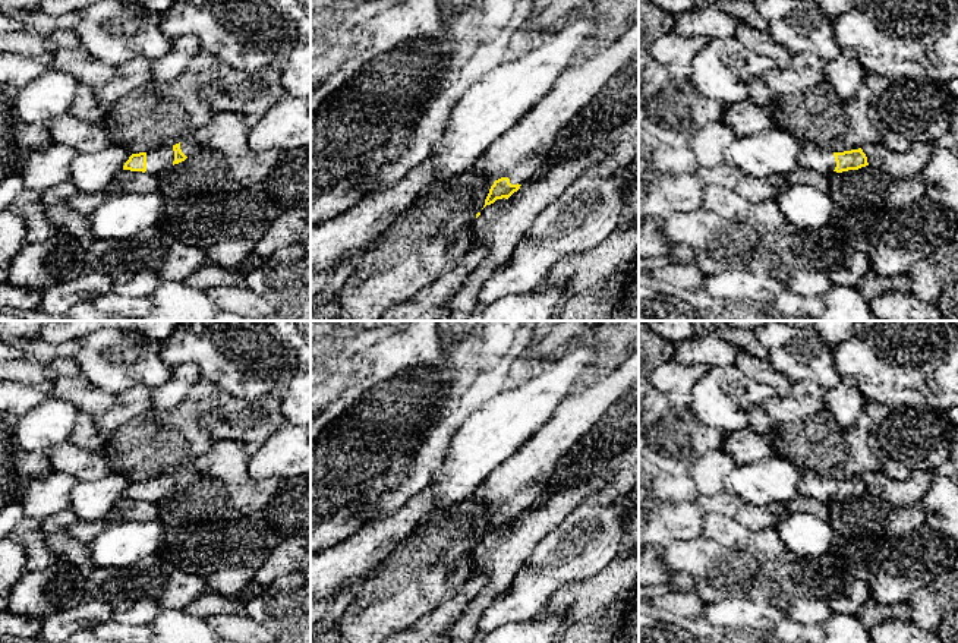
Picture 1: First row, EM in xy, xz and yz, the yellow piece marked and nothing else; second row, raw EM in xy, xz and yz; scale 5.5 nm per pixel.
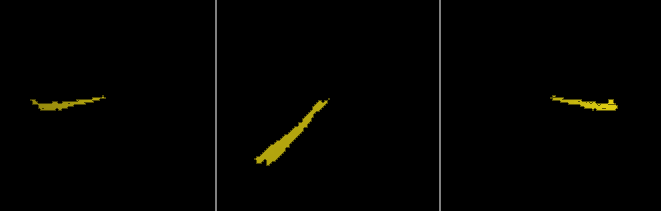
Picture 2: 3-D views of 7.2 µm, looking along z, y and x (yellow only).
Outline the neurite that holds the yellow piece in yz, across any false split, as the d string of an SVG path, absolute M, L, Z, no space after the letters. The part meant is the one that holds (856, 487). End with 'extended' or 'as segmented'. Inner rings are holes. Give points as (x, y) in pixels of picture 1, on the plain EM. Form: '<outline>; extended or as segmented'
M810 470L803 472L798 489L800 494L814 497L825 502L831 502L833 499L842 501L848 498L858 498L869 494L867 485L861 476L844 480L832 480L823 479Z; extended

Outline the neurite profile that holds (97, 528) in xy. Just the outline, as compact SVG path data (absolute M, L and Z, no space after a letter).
M110 517L98 520L98 521L79 520L67 529L67 533L70 533L78 540L91 542L92 539L95 539L100 533L103 533L113 524L114 524L114 520Z

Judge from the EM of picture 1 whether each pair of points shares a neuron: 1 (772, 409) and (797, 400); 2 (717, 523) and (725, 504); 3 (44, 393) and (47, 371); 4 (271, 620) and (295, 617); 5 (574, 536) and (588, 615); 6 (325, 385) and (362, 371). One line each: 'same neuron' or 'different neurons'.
1: same neuron
2: different neurons
3: different neurons
4: same neuron
5: different neurons
6: same neuron

